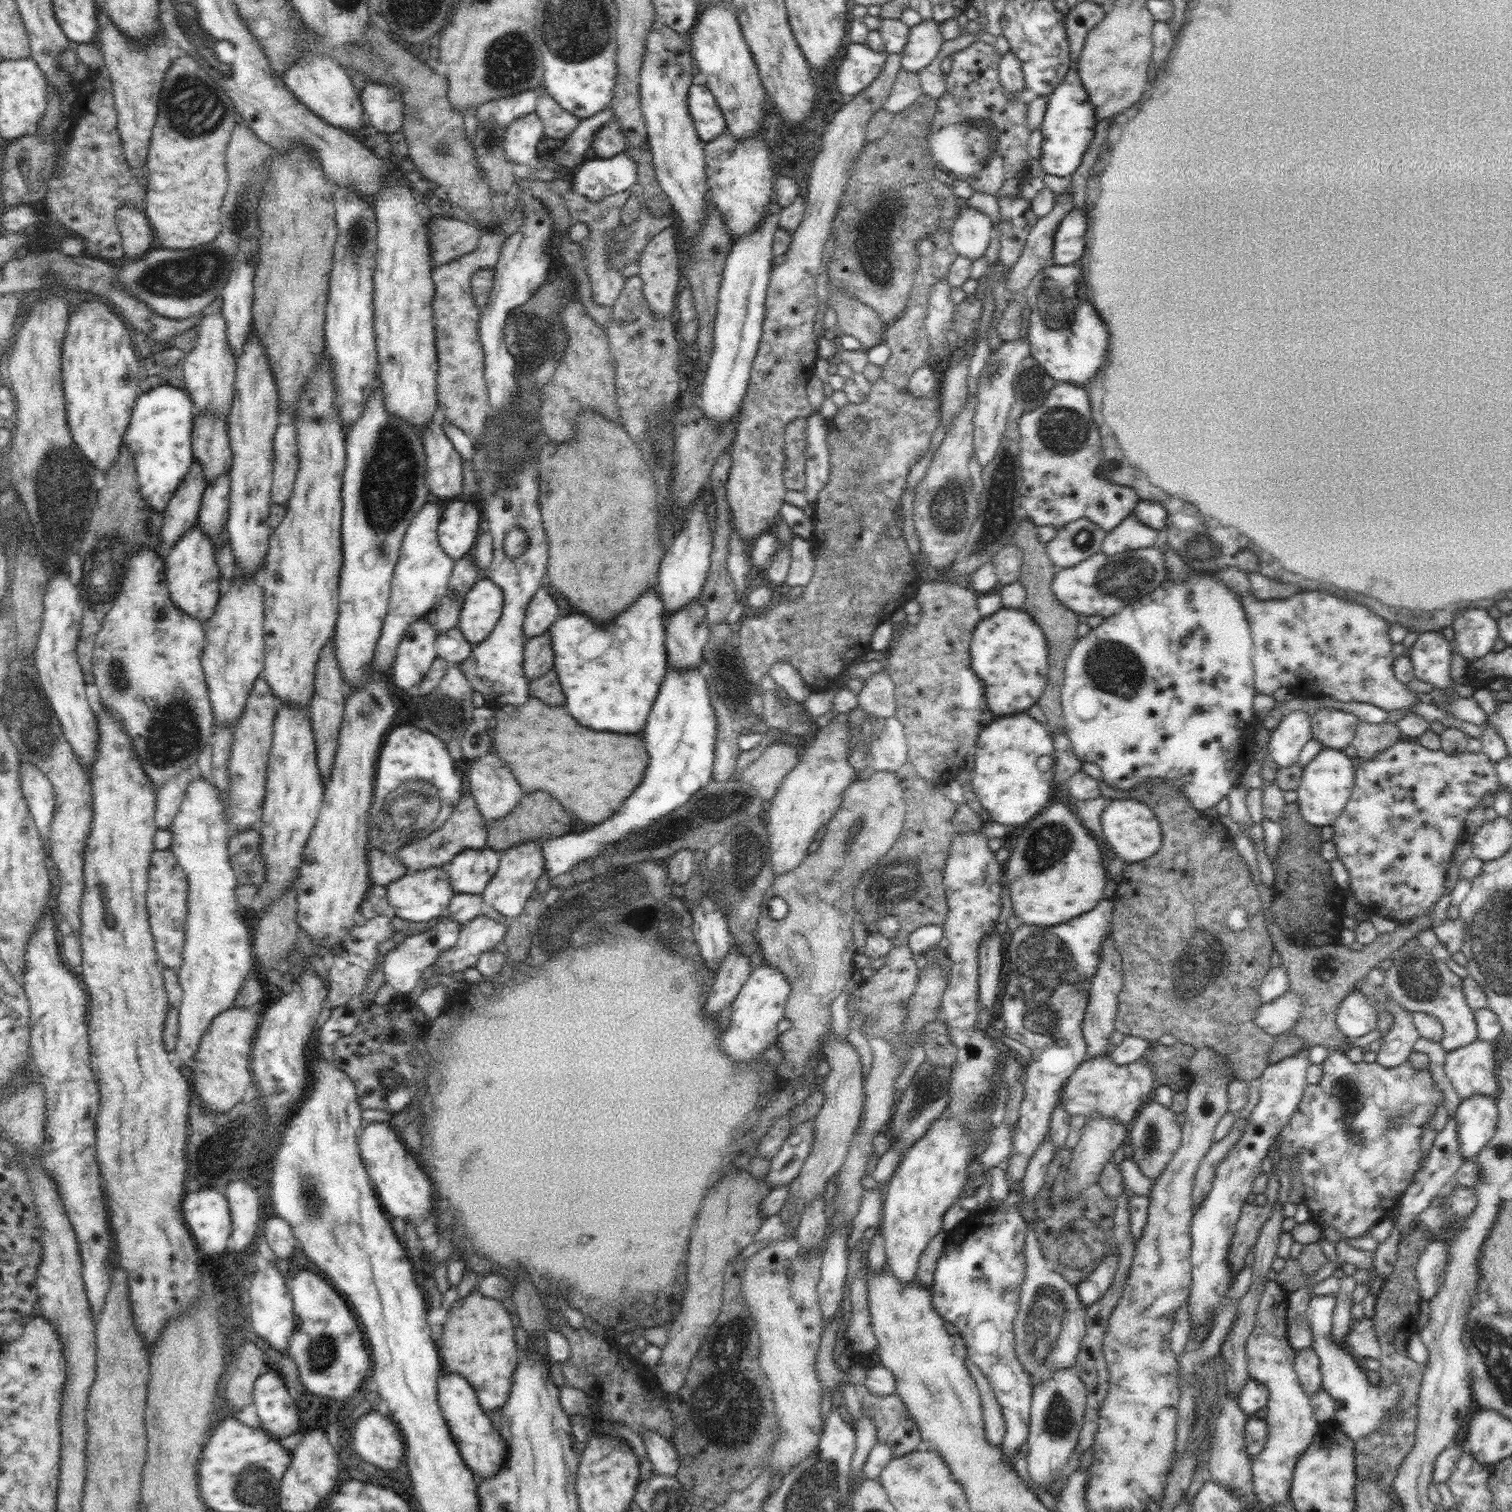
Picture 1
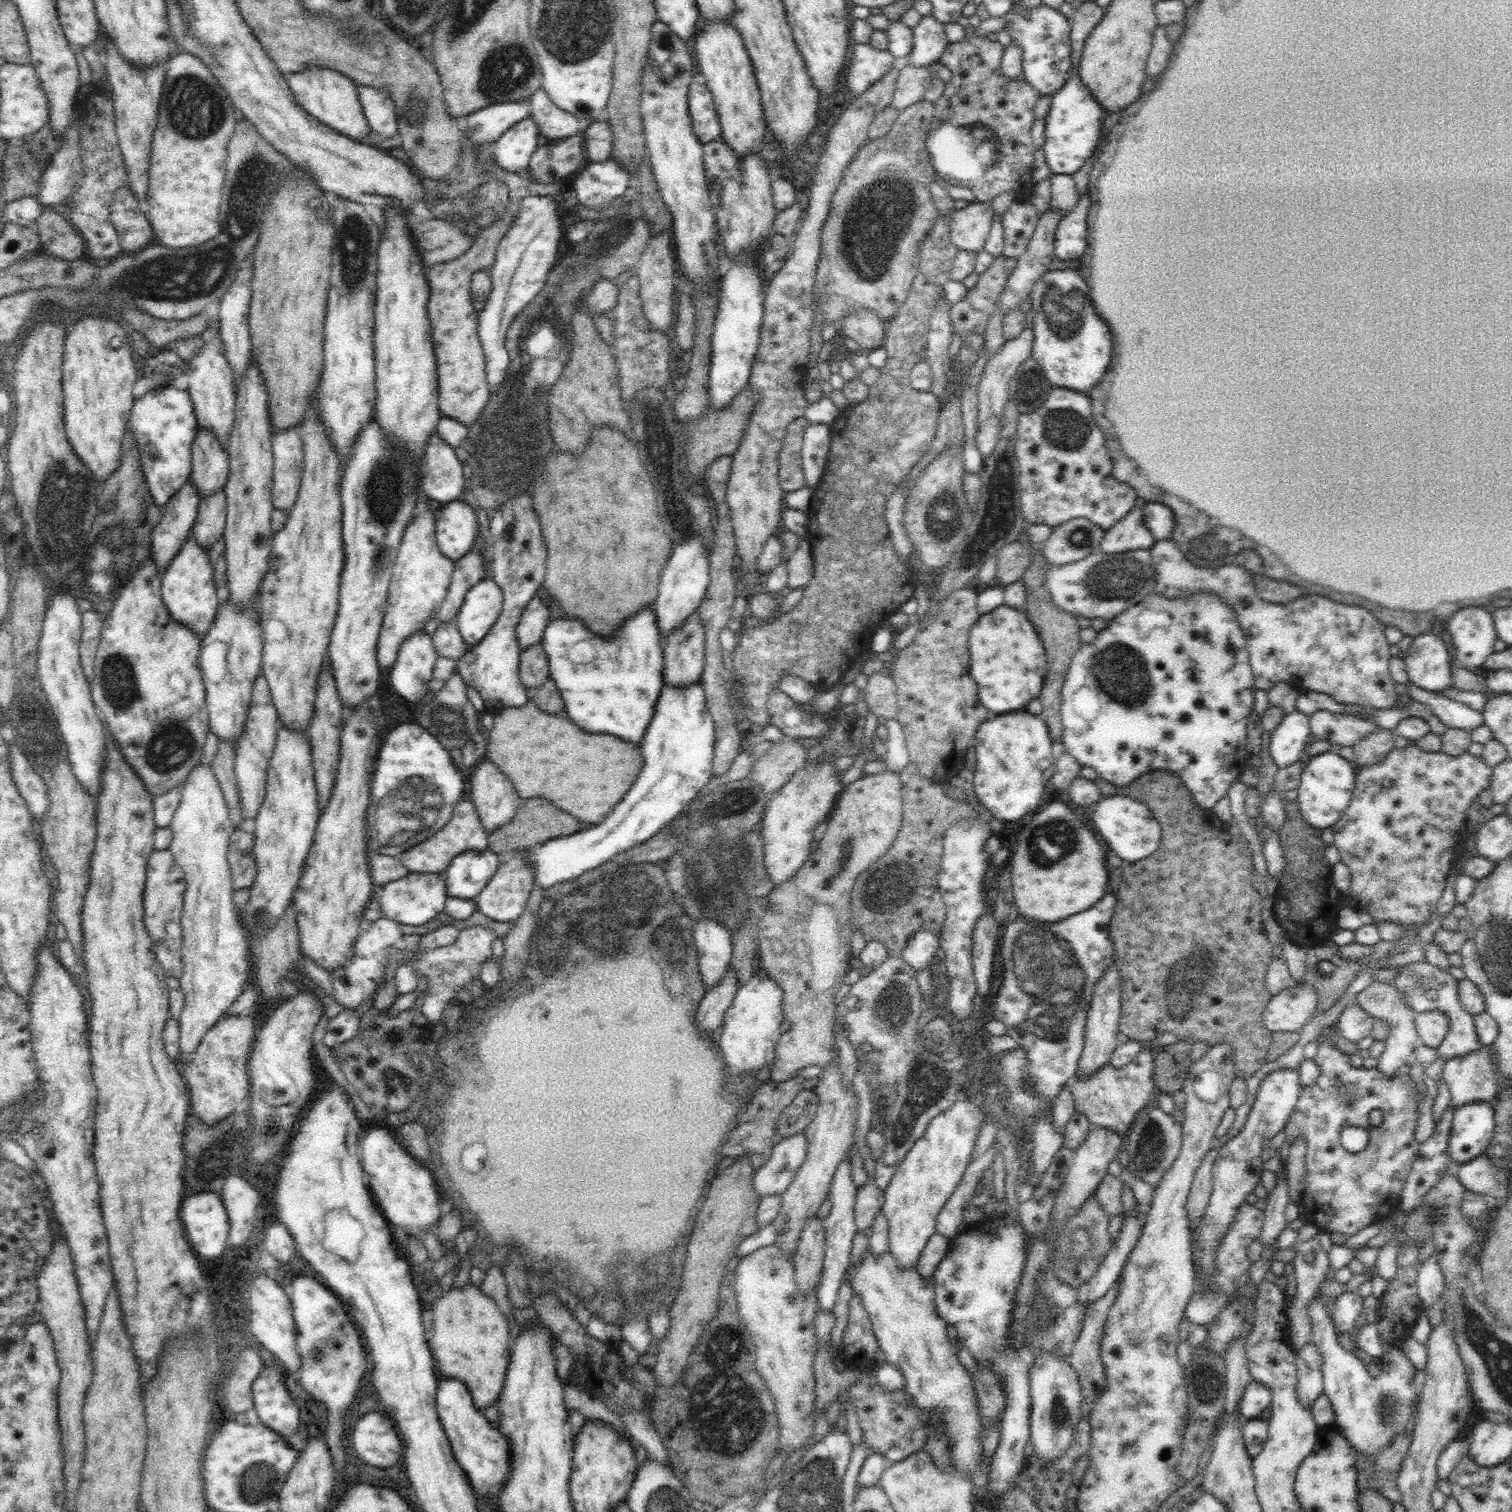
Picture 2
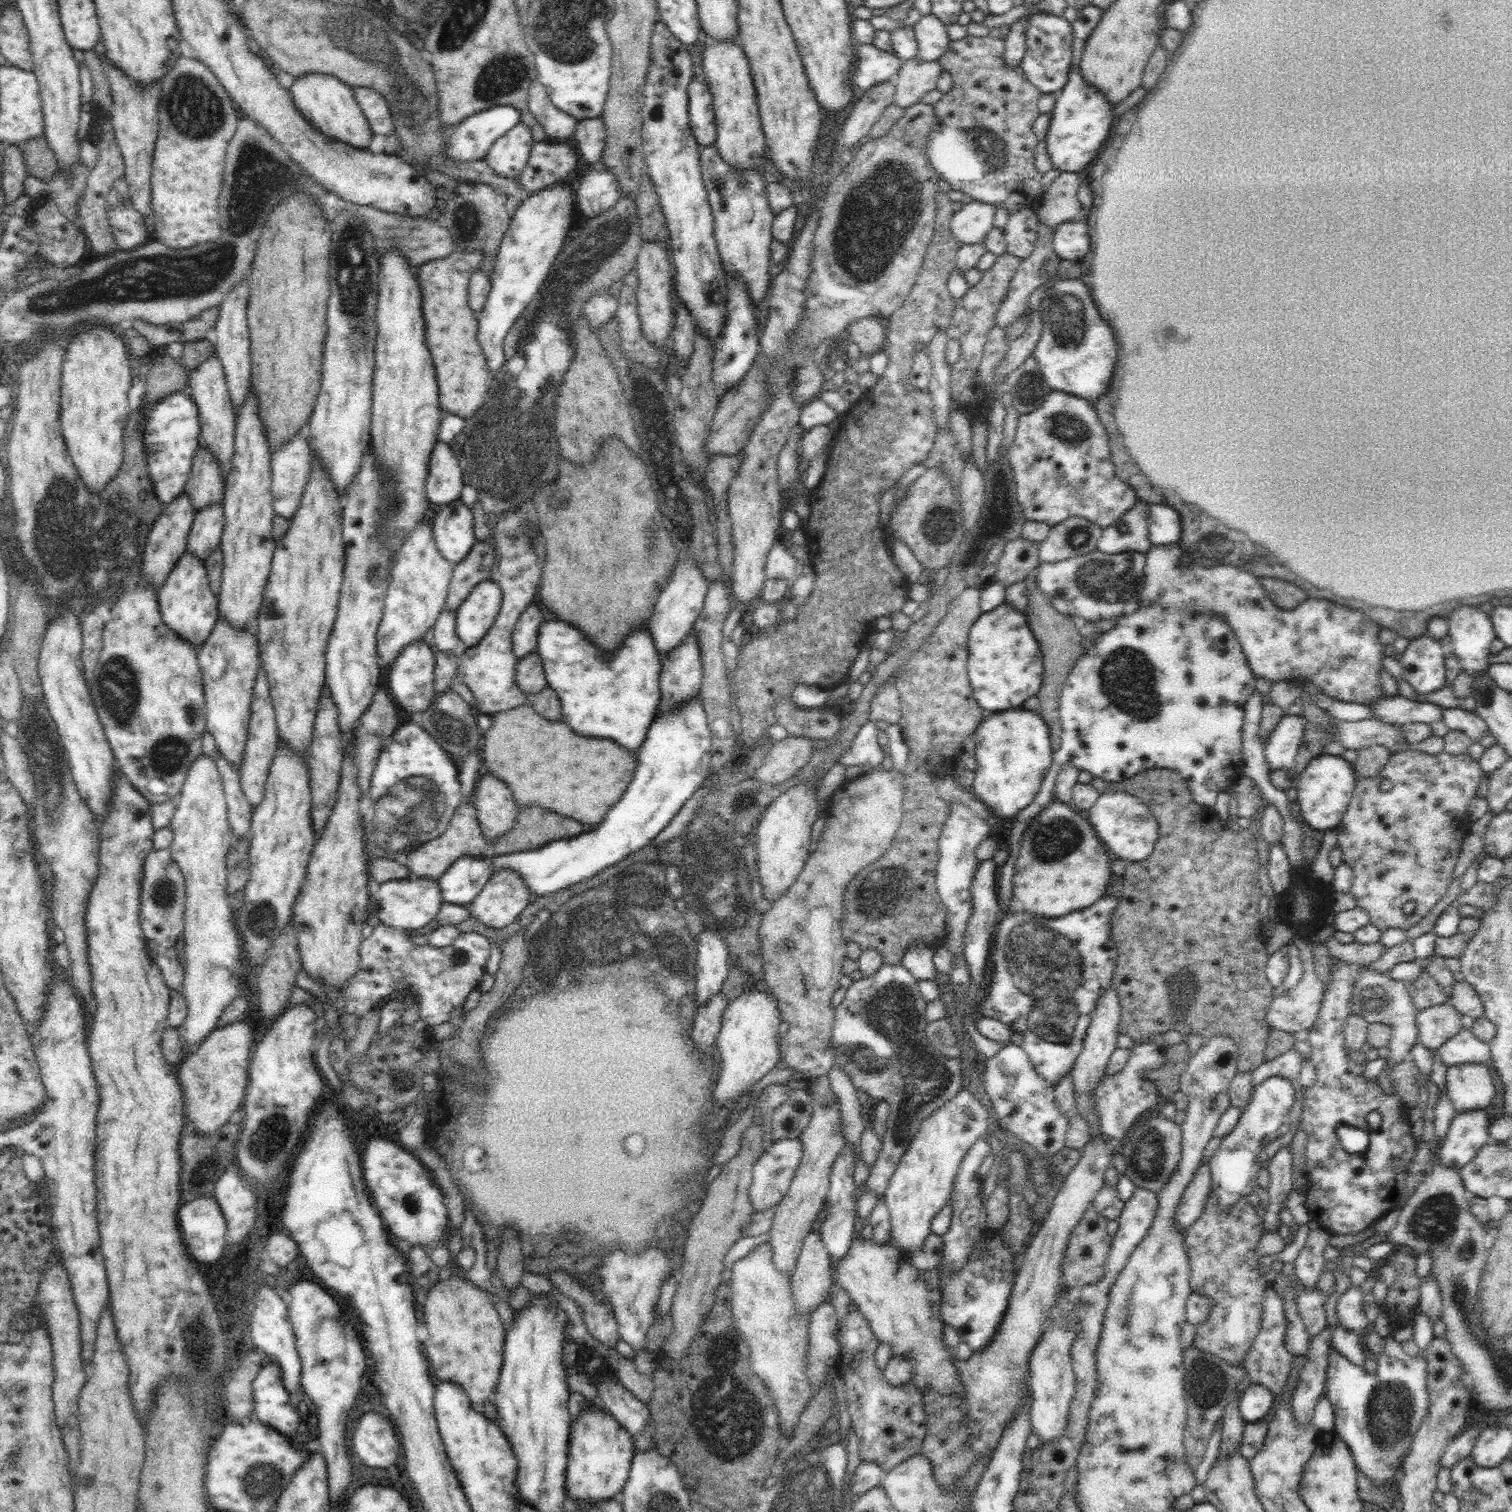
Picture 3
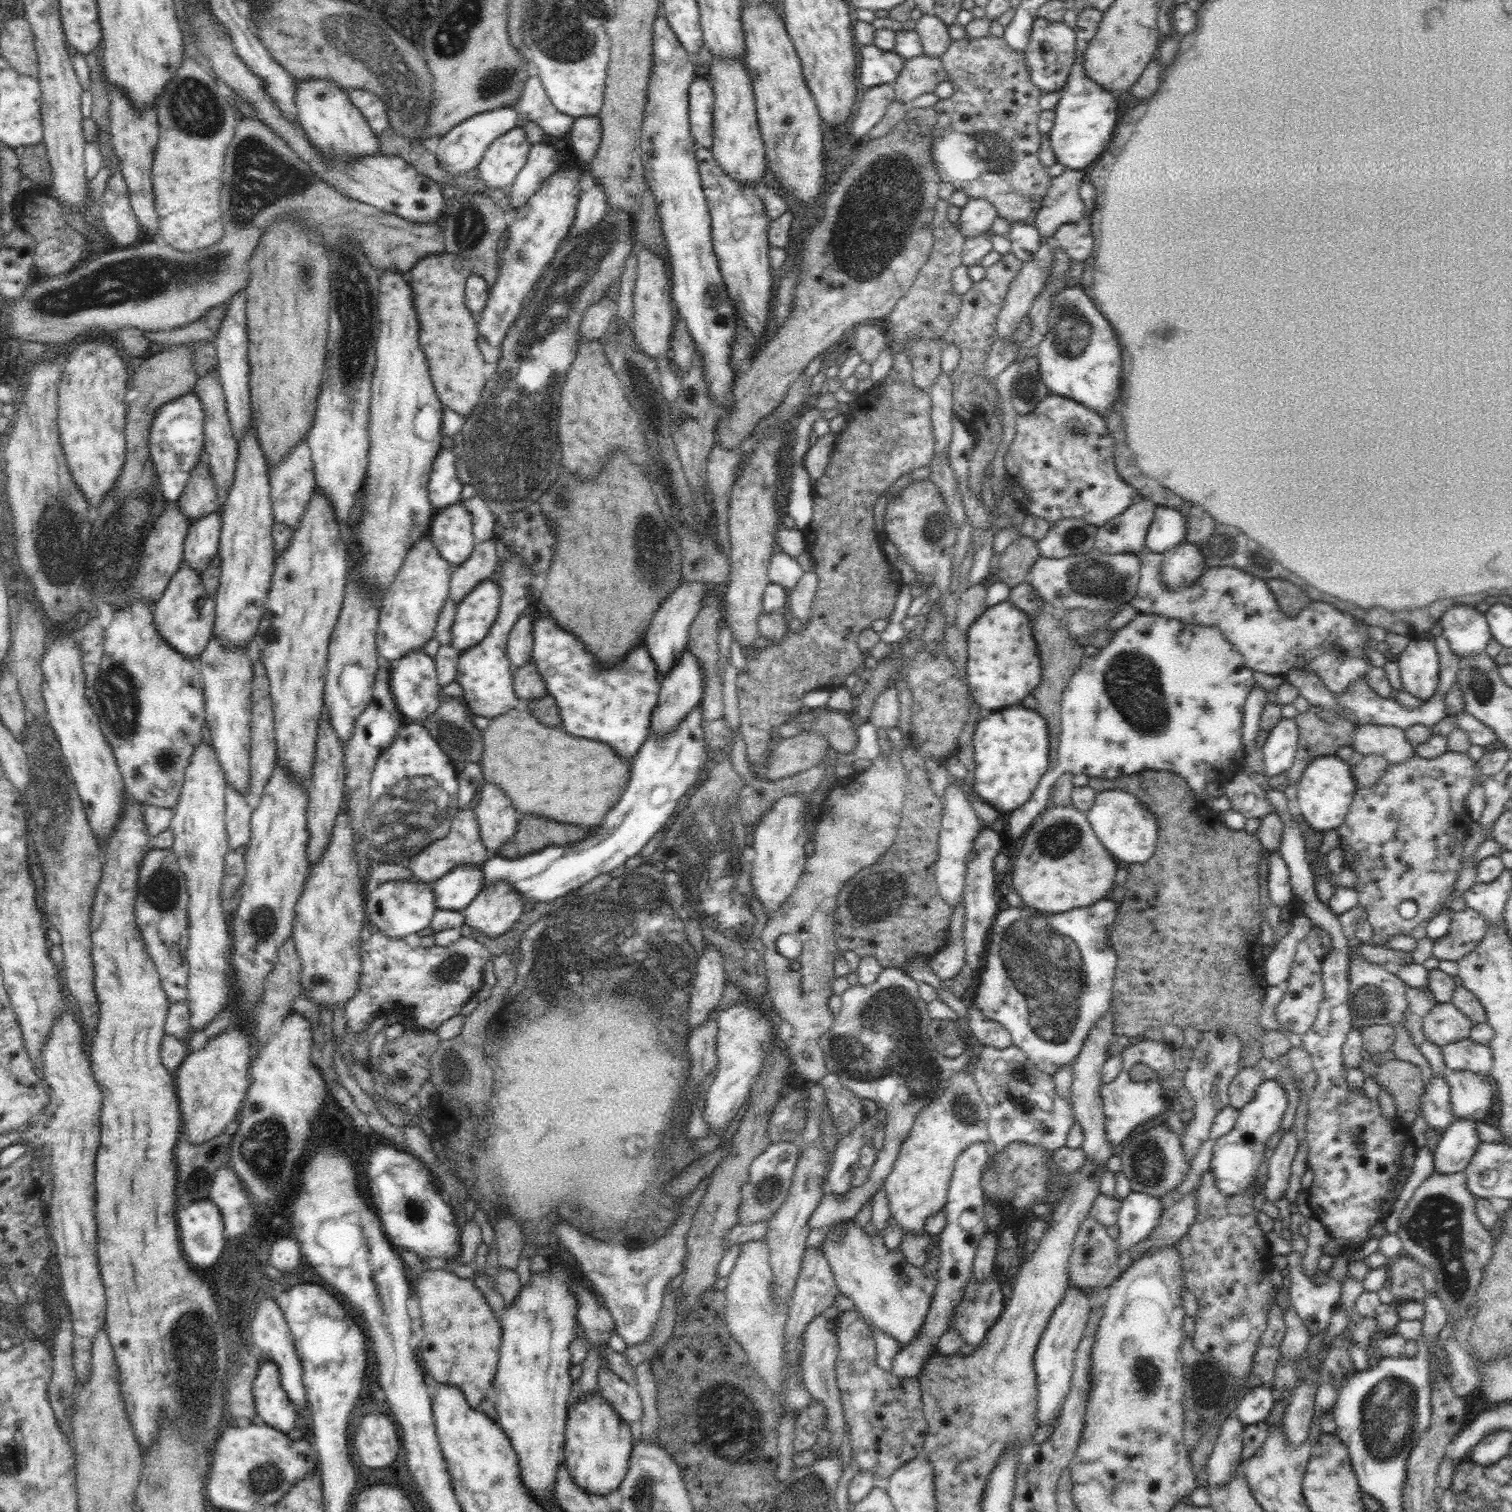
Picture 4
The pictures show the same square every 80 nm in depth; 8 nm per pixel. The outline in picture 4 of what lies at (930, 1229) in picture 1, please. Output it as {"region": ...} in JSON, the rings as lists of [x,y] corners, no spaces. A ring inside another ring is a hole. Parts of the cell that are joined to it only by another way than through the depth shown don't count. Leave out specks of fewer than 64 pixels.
{"region":[[[964,1064],[944,1092],[916,1115],[883,1184],[891,1216],[902,1227],[904,1236],[924,1233],[928,1216],[944,1208],[957,1156],[972,1143],[989,1140],[991,1136],[988,1134],[988,1121],[988,1104],[979,1093],[973,1072]]]}

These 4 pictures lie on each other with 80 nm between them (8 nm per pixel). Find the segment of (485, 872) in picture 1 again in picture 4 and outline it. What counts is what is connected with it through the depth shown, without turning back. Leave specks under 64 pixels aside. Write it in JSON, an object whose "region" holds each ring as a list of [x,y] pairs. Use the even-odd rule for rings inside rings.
{"region":[[[484,864],[460,865],[432,884],[437,908],[463,911],[482,890]]]}

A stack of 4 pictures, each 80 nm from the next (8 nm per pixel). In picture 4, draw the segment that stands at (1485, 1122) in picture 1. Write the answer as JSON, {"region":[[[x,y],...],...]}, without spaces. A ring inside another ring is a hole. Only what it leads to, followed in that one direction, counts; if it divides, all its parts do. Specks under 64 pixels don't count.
{"region":[[[1454,1117],[1433,1153],[1435,1173],[1450,1175],[1464,1172],[1481,1141],[1476,1123],[1476,1120]]]}

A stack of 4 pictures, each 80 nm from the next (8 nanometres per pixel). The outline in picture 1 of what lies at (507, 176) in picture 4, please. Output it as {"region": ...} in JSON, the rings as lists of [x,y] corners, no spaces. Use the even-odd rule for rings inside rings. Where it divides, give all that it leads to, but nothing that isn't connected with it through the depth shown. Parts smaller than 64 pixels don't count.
{"region":[[[536,112],[516,118],[505,130],[503,147],[506,158],[517,164],[532,165],[538,158],[538,142],[545,137]]]}

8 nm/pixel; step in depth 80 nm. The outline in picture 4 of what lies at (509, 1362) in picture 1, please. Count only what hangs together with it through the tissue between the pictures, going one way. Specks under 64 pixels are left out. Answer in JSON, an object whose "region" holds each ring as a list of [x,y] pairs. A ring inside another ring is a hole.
{"region":[[[440,1268],[422,1272],[417,1284],[424,1324],[424,1340],[420,1346],[422,1360],[428,1366],[428,1372],[434,1362],[436,1368],[446,1374],[446,1382],[458,1386],[469,1405],[478,1409],[497,1371],[502,1342],[501,1324],[492,1316],[494,1313],[484,1293],[470,1278],[459,1278]]]}

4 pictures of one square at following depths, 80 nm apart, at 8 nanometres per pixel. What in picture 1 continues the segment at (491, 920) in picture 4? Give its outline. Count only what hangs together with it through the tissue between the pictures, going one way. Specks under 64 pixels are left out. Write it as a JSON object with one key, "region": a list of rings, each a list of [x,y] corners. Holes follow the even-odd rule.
{"region":[[[524,841],[514,844],[498,854],[499,868],[481,894],[483,902],[492,906],[502,916],[518,916],[523,912],[528,898],[536,888],[536,882],[546,870],[544,869],[544,851],[541,849],[541,841]]]}

